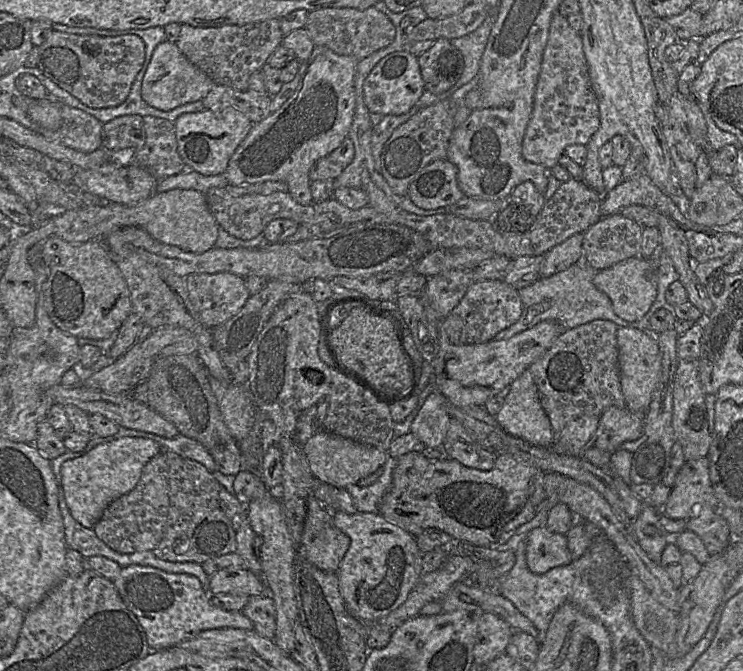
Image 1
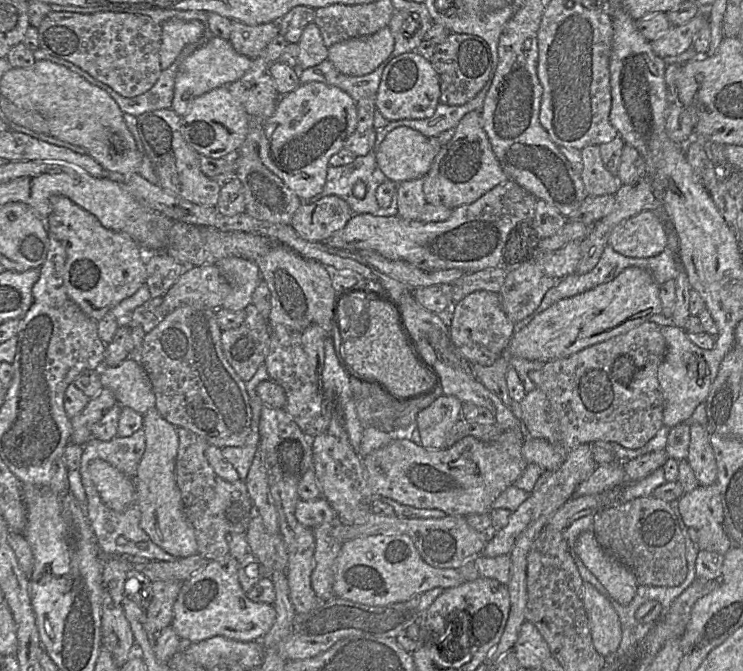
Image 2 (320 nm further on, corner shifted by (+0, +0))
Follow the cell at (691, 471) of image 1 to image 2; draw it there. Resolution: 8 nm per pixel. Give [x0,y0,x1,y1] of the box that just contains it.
[679,485,724,530]

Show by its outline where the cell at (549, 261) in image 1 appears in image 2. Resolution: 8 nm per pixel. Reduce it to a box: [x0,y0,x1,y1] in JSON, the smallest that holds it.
[498,260,557,323]

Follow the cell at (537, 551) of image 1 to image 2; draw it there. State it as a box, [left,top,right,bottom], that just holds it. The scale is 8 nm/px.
[574,530,639,606]

